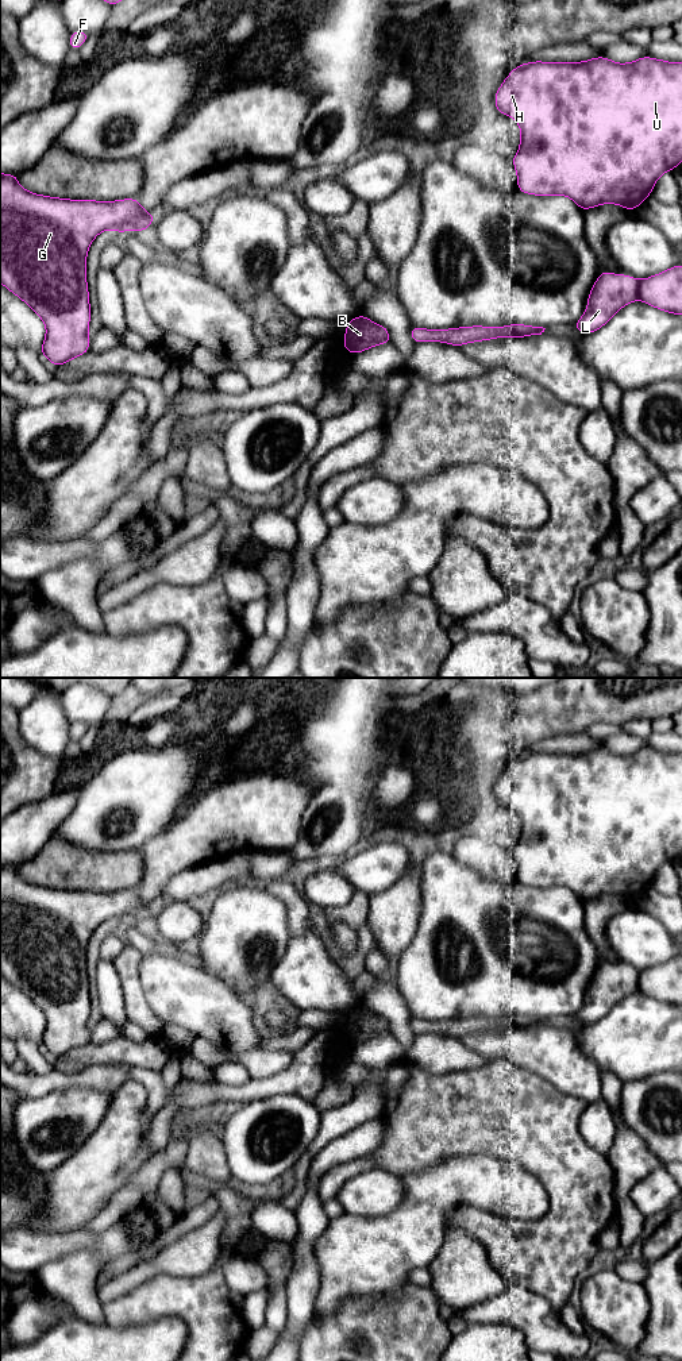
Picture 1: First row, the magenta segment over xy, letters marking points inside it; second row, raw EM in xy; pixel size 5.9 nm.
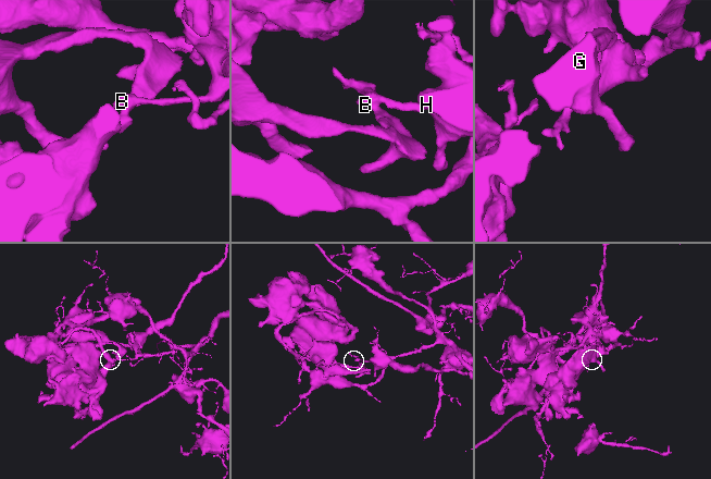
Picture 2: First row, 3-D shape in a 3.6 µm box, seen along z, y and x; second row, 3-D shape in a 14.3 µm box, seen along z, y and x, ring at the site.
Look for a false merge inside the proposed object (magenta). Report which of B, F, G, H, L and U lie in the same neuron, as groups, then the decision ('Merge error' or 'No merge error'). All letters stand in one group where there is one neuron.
Groups: B F H L U / G. Merge error

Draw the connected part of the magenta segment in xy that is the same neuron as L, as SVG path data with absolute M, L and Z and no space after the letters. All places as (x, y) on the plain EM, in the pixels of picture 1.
M682 956L644 971L601 963L587 988L587 999L573 1015L581 1026L604 1018L624 996L640 991L673 1006L682 1006Z

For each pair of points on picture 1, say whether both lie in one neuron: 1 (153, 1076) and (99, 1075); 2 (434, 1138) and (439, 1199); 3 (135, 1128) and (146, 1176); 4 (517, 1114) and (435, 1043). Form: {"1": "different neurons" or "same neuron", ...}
{"1": "different neurons", "2": "different neurons", "3": "different neurons", "4": "different neurons"}

